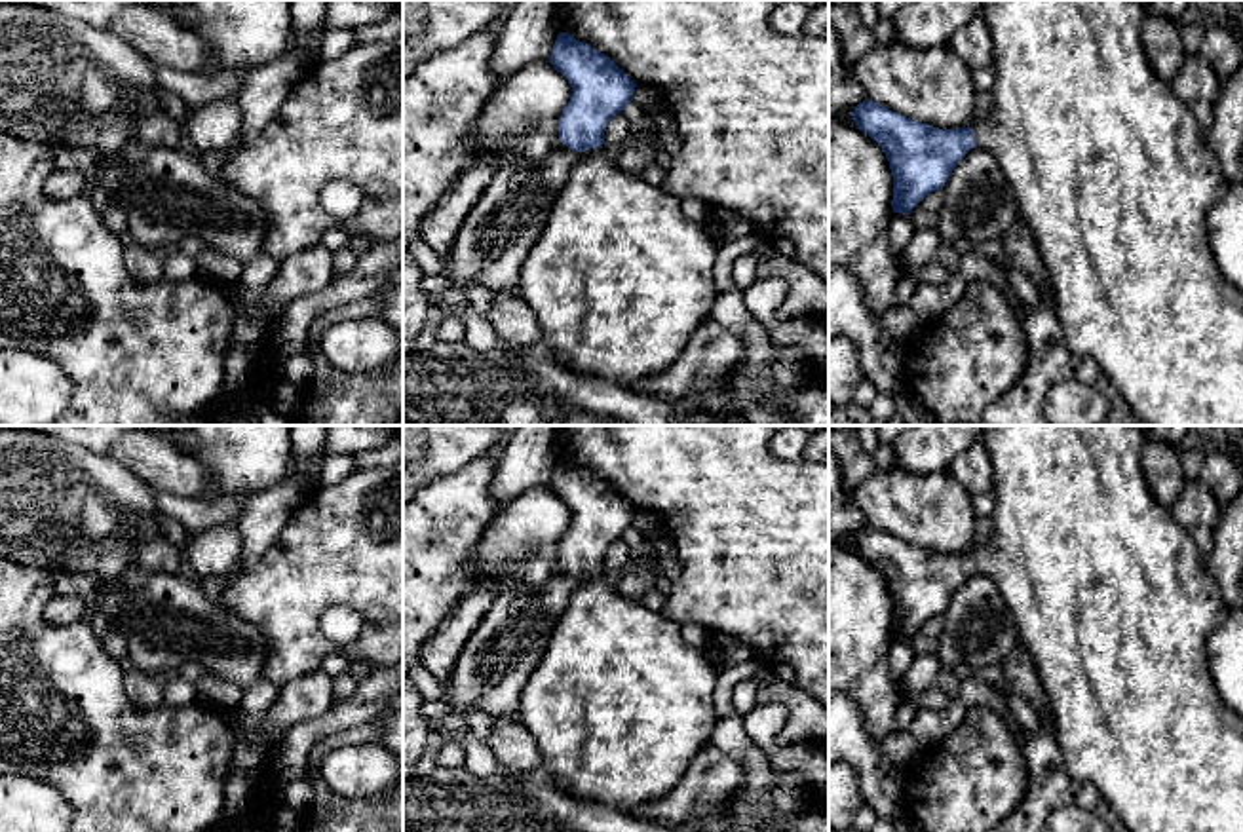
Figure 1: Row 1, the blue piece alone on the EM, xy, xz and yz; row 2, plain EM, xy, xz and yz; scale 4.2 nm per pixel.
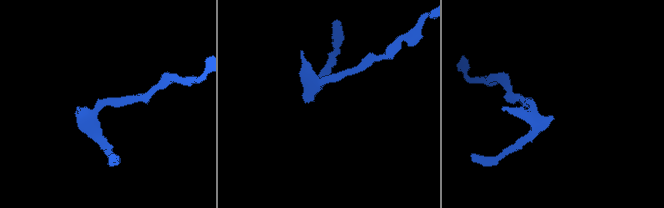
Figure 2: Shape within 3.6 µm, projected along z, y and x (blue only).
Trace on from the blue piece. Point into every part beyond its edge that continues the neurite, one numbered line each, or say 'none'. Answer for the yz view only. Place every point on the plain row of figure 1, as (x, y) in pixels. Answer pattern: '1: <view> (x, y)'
1: yz (1114, 605)

